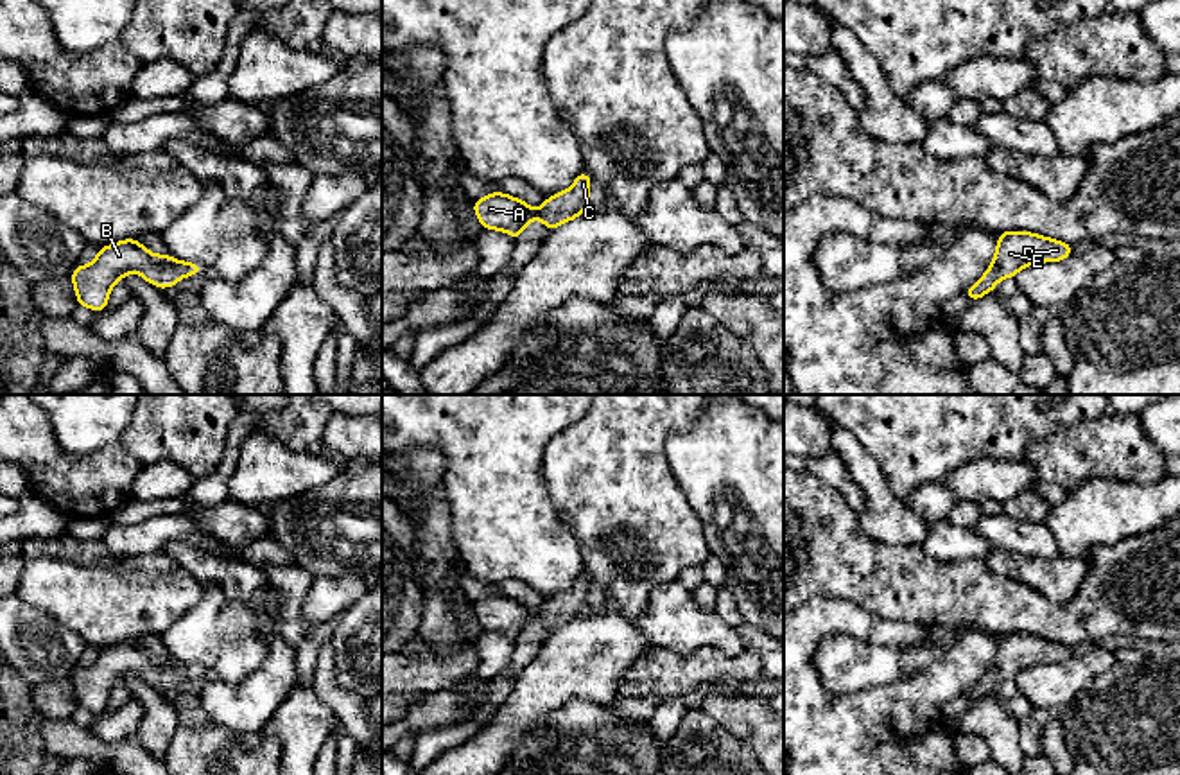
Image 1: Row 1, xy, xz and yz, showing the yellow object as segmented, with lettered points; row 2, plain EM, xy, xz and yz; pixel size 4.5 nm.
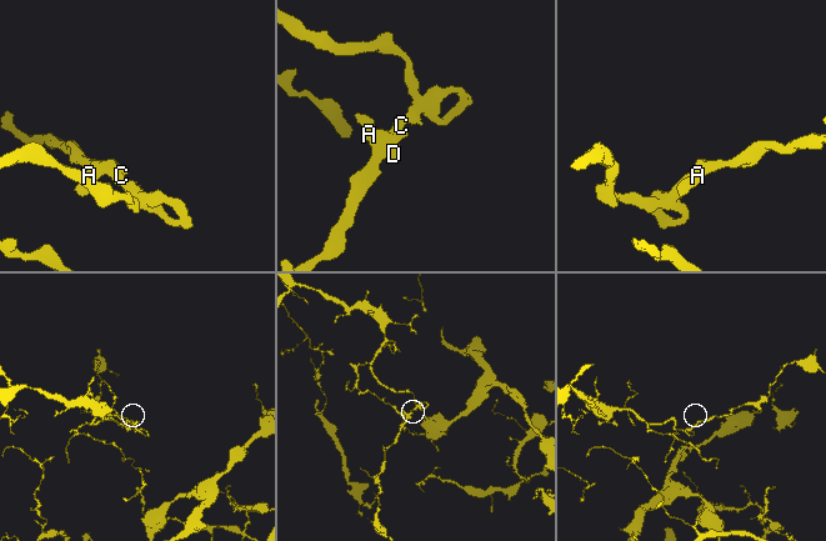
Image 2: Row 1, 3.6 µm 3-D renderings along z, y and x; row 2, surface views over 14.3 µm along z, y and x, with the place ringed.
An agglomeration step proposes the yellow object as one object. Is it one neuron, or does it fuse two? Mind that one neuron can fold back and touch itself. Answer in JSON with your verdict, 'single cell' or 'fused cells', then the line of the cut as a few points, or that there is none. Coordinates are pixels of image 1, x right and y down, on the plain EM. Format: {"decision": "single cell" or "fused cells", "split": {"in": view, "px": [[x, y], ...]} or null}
{"decision": "single cell", "split": null}

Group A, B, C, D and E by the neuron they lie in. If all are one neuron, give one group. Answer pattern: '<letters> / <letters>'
A B C D E

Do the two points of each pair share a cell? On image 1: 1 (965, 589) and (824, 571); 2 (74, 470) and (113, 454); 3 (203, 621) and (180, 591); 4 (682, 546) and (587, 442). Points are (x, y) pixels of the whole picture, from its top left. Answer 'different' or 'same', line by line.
1: same
2: same
3: different
4: same

